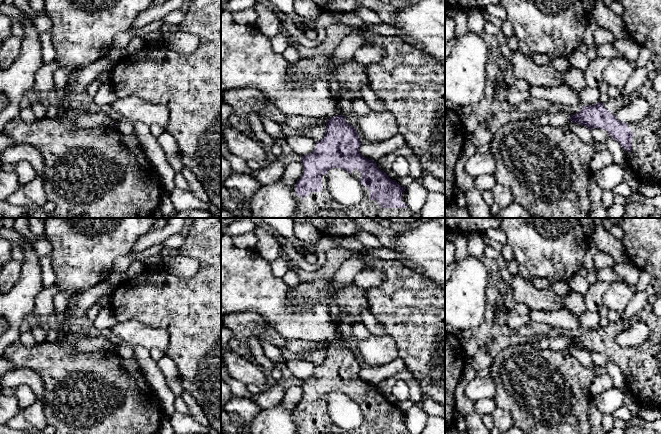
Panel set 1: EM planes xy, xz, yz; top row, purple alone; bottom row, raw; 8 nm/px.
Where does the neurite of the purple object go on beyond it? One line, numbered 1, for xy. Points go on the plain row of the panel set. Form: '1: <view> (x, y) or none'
1: none

